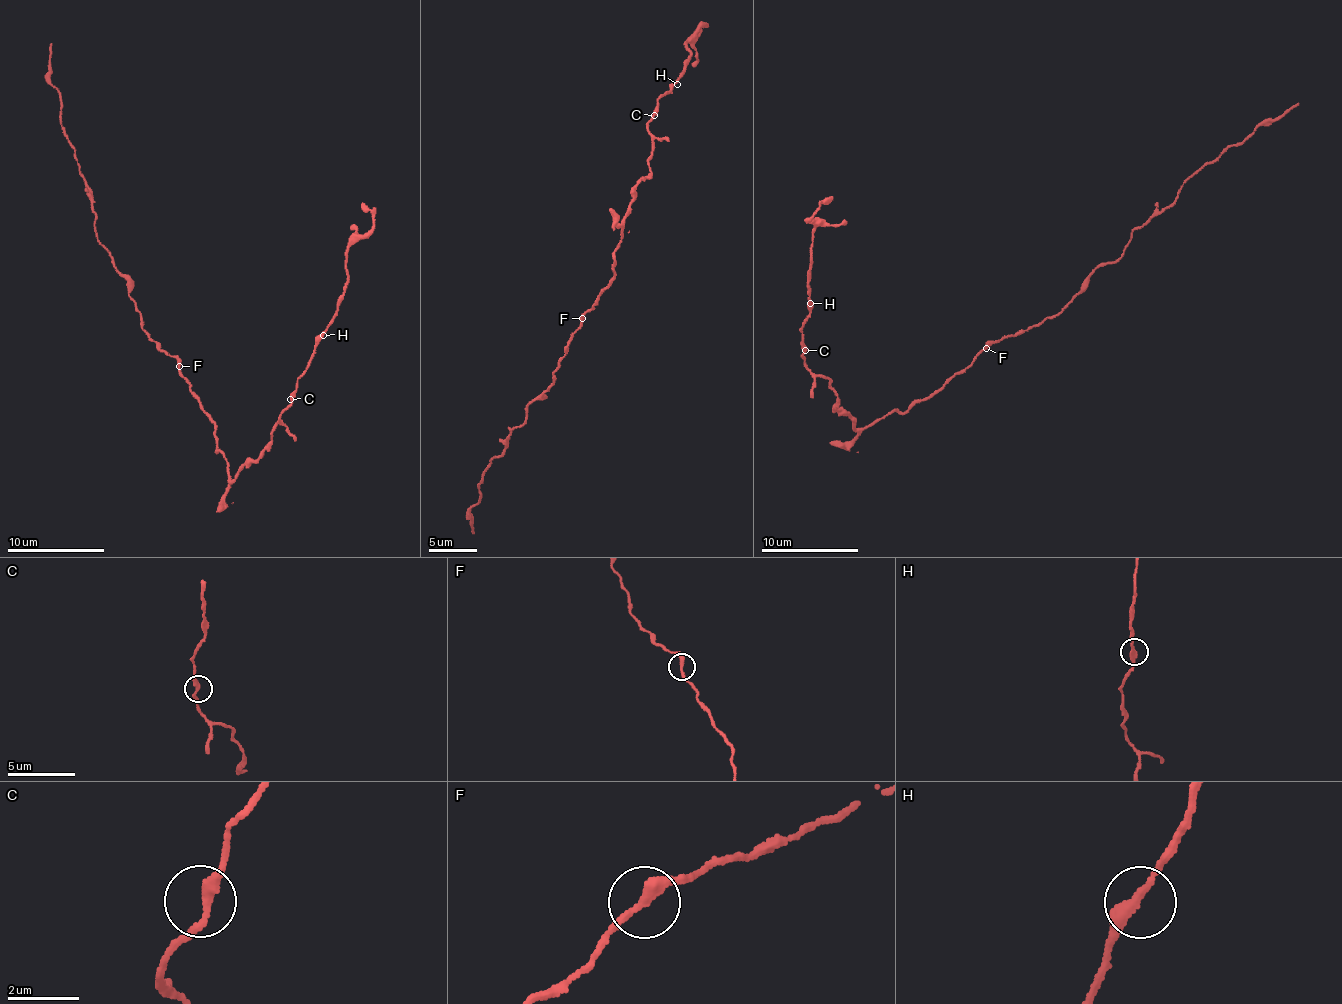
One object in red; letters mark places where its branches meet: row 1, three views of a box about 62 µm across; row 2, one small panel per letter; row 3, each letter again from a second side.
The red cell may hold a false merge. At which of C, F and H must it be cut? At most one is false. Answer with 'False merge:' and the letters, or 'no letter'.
False merge: no letter

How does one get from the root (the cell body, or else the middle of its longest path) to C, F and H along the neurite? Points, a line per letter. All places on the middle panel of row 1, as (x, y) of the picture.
C: (610, 281), (622, 221), (640, 180), (652, 172), (647, 162), (653, 148), (647, 121), (654, 115)
F: (610, 281), (610, 287), (598, 296), (598, 302), (584, 313), (583, 318)
H: (610, 281), (622, 221), (640, 180), (652, 172), (647, 121), (657, 98), (677, 84)

